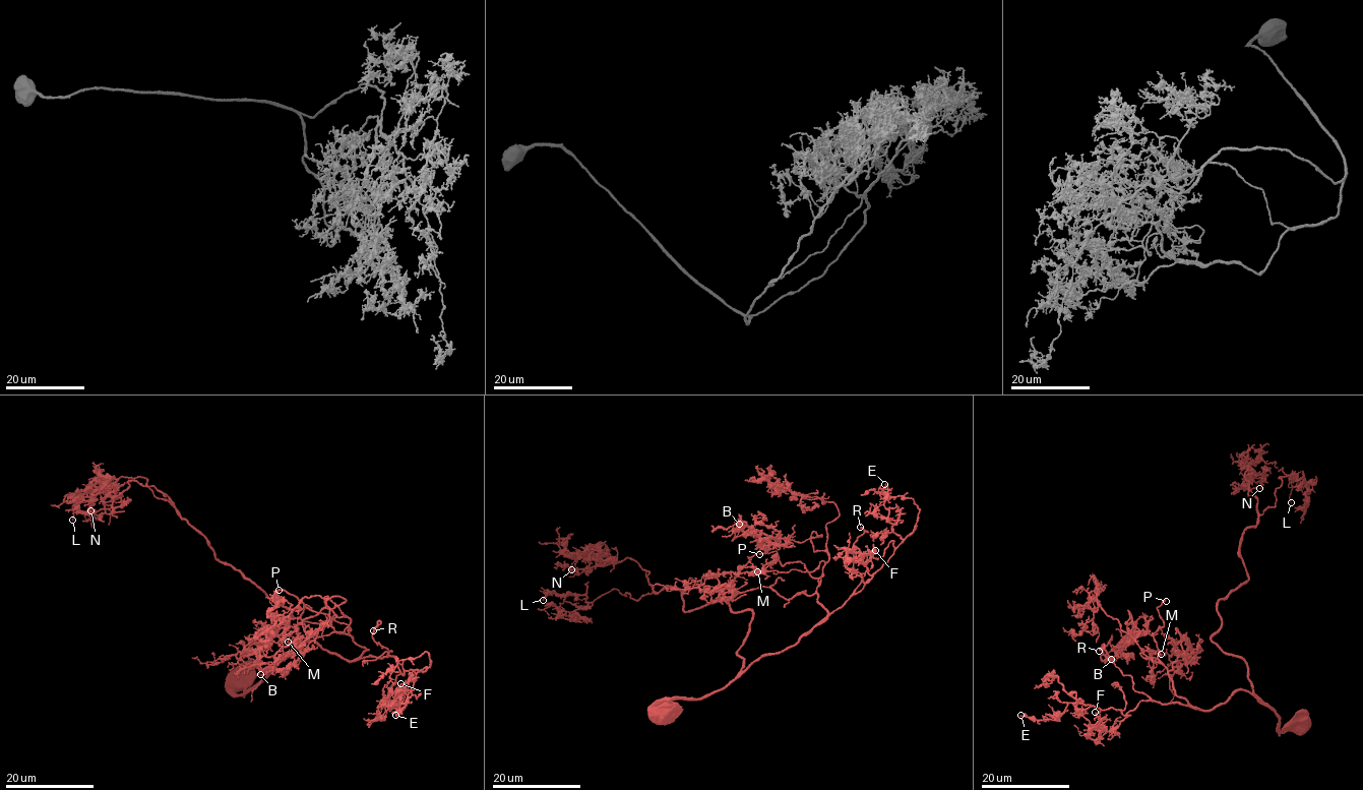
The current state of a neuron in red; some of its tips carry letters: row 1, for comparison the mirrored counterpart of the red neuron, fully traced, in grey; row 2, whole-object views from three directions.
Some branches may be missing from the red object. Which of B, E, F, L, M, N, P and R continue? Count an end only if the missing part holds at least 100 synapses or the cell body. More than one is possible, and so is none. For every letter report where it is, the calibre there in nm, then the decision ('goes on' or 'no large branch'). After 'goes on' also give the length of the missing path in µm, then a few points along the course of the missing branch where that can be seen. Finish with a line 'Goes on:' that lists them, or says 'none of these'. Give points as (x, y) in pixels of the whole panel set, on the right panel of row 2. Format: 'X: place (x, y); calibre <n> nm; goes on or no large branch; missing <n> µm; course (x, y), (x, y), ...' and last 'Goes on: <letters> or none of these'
B: place (1111, 659); calibre 120 nm; no large branch
E: place (1020, 715); calibre 120 nm; no large branch
F: place (1095, 712); calibre 220 nm; no large branch
L: place (1291, 502); calibre 130 nm; no large branch
M: place (1161, 654); calibre 140 nm; no large branch
N: place (1259, 488); calibre 160 nm; no large branch
P: place (1166, 601); calibre 200 nm; goes on; missing 70 µm; course (1166, 601), (1169, 607), (1189, 602), (1217, 554), (1200, 531), (1191, 543), (1175, 515), (1170, 523), (1178, 517)
R: place (1099, 651); calibre 240 nm; goes on; missing 30 µm; course (1099, 651), (1104, 655), (1103, 652), (1086, 662), (1072, 664), (1071, 670), (1079, 675), (1078, 669)
Goes on: P, R

